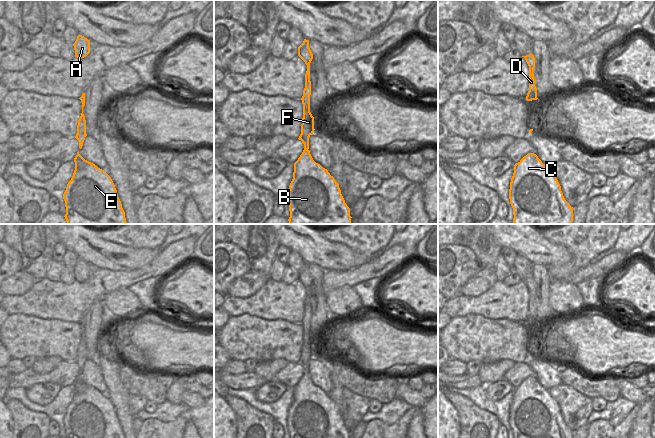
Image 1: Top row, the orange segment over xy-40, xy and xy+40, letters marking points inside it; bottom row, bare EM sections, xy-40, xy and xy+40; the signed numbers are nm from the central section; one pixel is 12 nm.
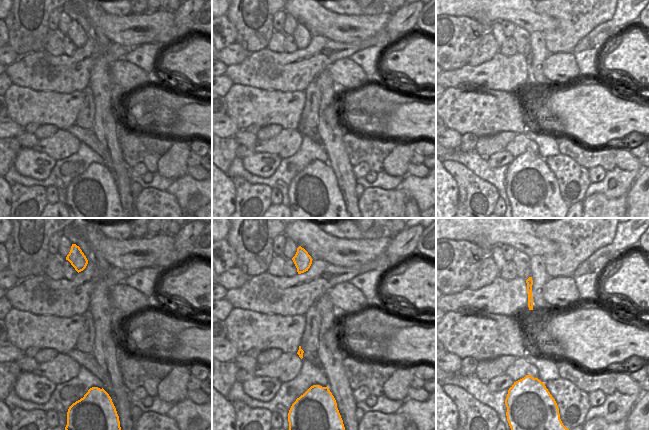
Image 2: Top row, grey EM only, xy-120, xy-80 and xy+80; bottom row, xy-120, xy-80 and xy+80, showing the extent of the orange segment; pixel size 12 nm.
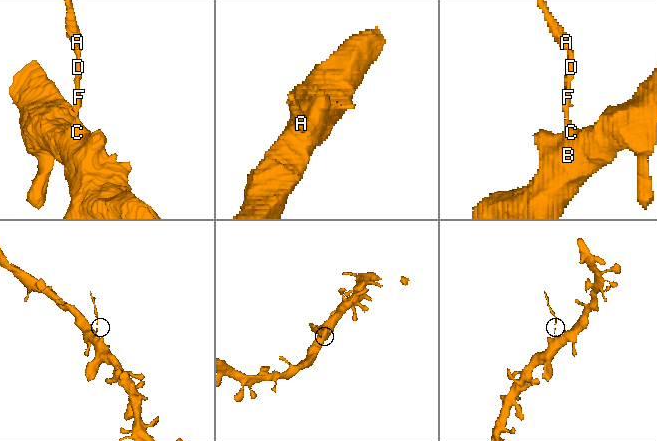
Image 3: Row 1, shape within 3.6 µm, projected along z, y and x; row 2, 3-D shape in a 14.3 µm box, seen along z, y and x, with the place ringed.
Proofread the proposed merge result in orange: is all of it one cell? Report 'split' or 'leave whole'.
split

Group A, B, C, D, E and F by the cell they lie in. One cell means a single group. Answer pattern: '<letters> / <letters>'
A D F / B C E

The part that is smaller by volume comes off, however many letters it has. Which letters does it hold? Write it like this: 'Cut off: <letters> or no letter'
Cut off: A, D, F.

